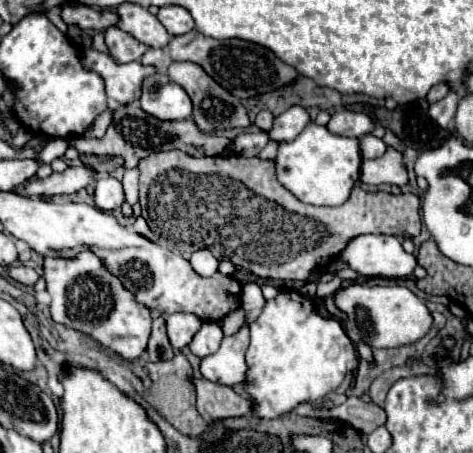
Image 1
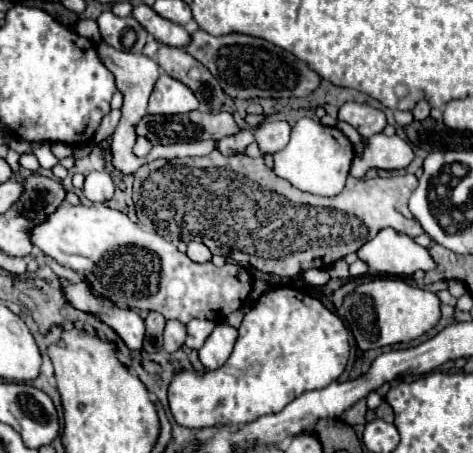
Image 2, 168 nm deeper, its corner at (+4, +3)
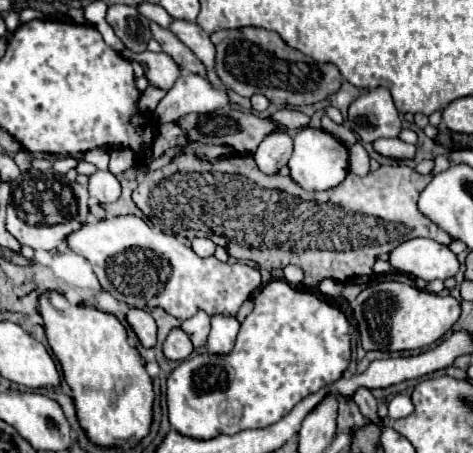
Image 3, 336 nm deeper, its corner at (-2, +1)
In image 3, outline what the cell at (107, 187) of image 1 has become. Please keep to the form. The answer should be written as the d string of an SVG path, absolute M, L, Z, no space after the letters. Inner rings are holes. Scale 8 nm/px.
M96 170L90 176L88 190L90 190L90 196L94 196L100 204L116 202L120 198L120 182L118 182L118 178L112 172Z

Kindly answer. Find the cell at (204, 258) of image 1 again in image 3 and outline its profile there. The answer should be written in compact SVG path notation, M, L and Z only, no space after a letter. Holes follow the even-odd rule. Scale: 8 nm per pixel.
M194 238L194 240L192 240L192 250L194 250L198 256L206 258L206 256L212 256L212 254L214 254L216 244L214 244L212 240L208 240L208 238Z

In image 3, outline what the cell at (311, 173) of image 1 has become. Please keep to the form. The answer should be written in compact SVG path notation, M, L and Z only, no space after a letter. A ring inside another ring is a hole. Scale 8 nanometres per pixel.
M302 128L294 134L294 152L288 162L290 176L304 188L304 190L328 190L338 186L348 174L348 150L342 142L320 128Z

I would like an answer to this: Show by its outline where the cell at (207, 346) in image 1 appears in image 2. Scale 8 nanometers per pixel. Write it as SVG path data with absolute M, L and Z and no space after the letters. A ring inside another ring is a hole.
M192 320L186 324L188 328L188 338L186 338L186 346L192 350L200 350L202 344L206 342L206 338L212 334L214 330L214 322L212 320Z

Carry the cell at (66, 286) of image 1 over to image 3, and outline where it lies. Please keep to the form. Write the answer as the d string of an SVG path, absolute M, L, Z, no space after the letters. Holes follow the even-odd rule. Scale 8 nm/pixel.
M130 308L130 312L128 312L126 318L128 318L130 326L134 328L134 332L140 338L140 342L142 342L144 348L156 346L156 322L150 316L150 312L138 310L138 308Z

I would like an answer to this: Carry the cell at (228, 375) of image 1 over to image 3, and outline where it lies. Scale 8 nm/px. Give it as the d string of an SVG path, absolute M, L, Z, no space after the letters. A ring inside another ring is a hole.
M226 314L212 316L212 330L206 342L208 352L228 354L234 348L238 330L240 330L240 322L236 320L236 316L226 316Z

